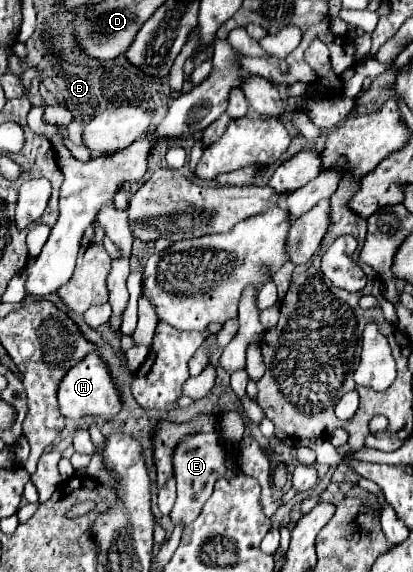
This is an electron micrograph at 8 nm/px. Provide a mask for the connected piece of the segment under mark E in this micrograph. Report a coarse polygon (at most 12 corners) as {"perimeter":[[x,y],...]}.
{"perimeter":[[193,434],[173,452],[173,526],[189,526],[225,474],[219,434]]}

